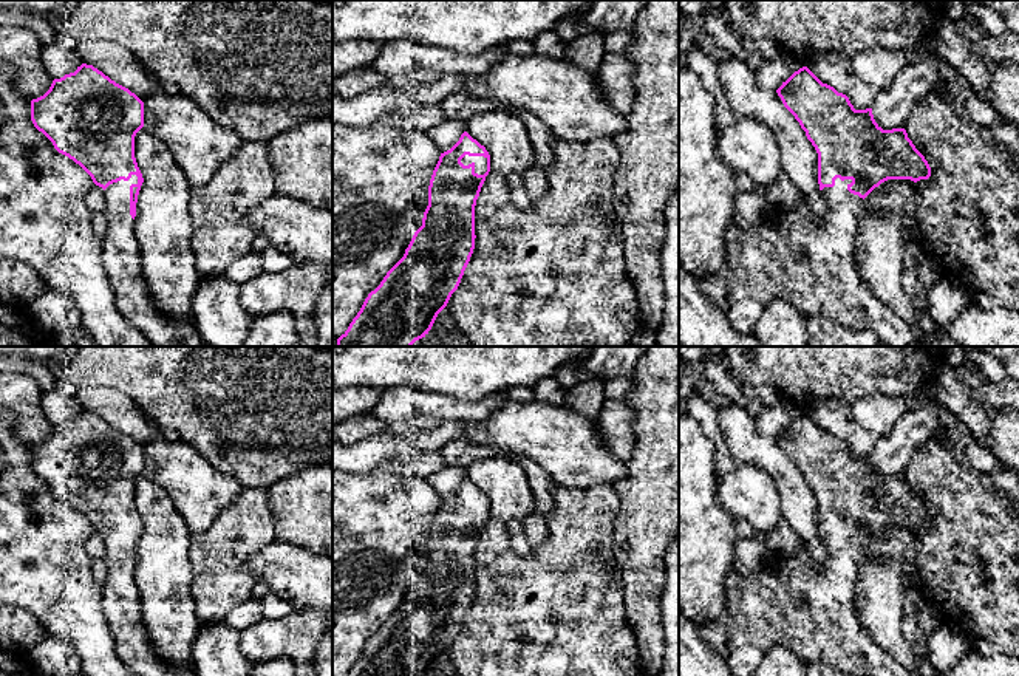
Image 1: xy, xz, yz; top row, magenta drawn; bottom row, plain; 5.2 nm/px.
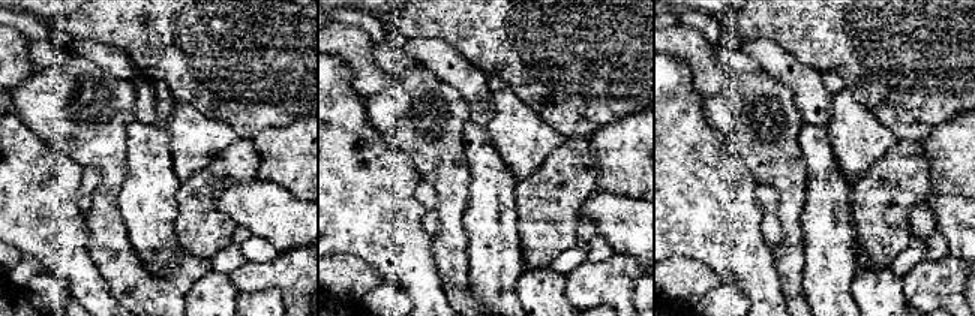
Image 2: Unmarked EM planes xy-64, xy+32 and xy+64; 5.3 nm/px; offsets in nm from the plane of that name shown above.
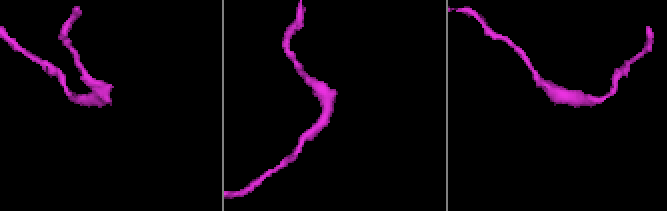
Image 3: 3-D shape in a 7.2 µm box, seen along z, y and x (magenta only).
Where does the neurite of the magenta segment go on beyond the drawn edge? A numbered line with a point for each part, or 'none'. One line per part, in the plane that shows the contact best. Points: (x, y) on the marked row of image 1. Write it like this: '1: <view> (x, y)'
1: xy (121, 256)

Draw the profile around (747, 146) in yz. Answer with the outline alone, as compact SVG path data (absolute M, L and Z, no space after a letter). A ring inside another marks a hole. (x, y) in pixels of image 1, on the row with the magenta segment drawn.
M747 116L717 130L719 158L758 186L770 186L782 172L781 155L770 128Z

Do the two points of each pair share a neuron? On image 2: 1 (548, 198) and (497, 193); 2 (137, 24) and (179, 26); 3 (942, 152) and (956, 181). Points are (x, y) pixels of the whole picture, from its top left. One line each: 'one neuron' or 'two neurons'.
1: two neurons
2: one neuron
3: one neuron

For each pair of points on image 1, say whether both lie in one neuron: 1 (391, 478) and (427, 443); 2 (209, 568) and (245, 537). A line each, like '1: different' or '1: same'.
1: different
2: same

